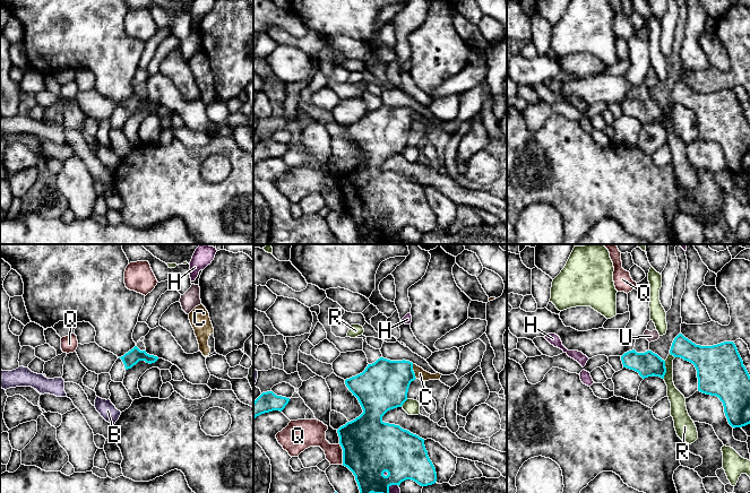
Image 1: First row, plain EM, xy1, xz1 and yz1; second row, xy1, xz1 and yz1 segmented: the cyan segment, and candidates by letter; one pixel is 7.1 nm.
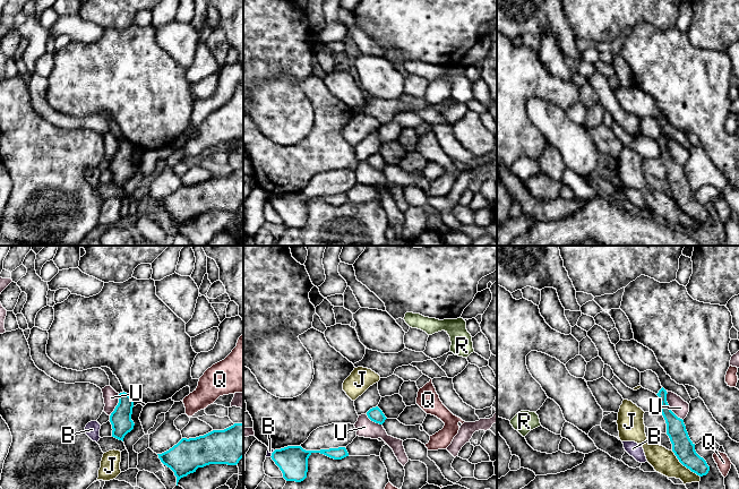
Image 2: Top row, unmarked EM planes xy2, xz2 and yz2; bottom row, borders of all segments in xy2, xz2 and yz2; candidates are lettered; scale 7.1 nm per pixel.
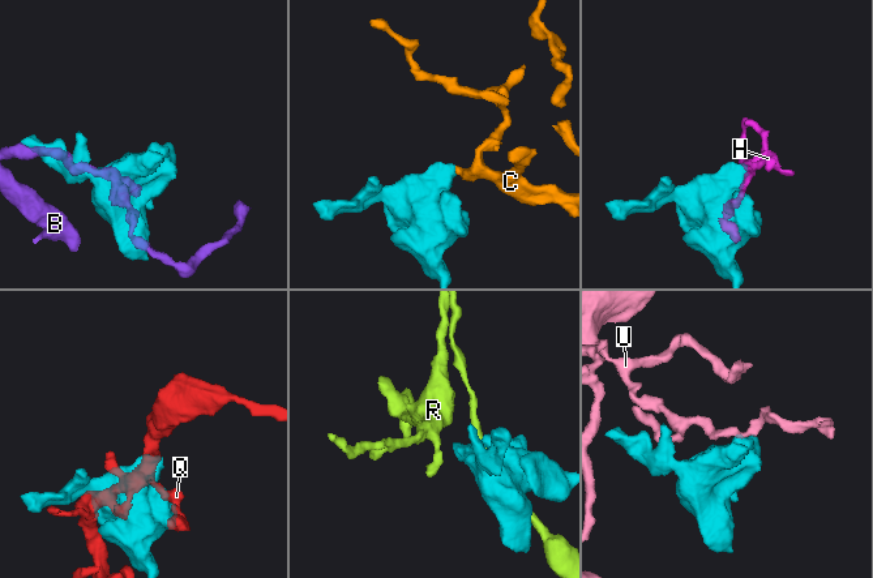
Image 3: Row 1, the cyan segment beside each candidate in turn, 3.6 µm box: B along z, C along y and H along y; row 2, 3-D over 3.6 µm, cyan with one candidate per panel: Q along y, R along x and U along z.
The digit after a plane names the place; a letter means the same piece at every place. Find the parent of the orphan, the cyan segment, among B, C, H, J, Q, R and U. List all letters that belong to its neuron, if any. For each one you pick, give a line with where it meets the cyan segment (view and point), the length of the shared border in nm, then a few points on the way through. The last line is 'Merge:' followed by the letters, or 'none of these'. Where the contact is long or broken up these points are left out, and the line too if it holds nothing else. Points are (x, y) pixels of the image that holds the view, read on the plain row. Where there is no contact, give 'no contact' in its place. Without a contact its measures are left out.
C: meets cyan in xz1 at (413, 118); contact 110 nm long; runs through xz1 (384, 131), (403, 119), (413, 118), (420, 120)
Merge: C

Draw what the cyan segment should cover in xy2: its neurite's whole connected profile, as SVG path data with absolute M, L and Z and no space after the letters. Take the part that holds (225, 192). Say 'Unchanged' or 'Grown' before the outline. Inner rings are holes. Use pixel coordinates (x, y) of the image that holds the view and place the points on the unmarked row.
Unchanged. M243 169L234 170L224 177L213 177L196 185L182 185L172 195L157 201L161 208L174 218L177 232L181 224L196 218L198 214L209 211L237 212L243 204Z

